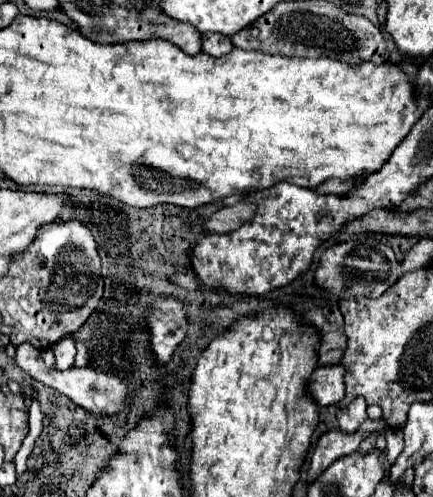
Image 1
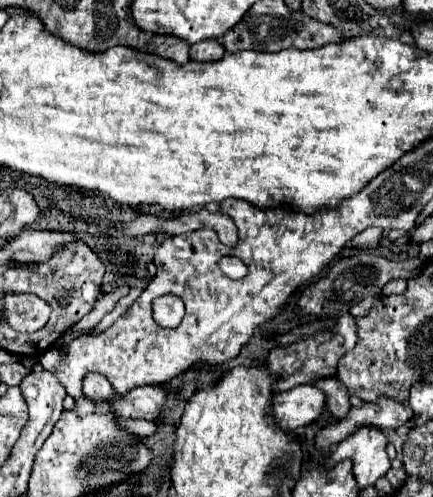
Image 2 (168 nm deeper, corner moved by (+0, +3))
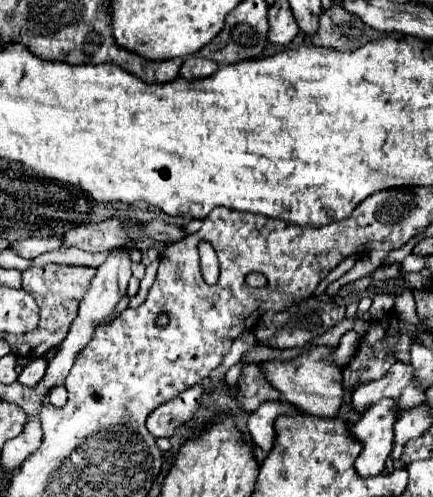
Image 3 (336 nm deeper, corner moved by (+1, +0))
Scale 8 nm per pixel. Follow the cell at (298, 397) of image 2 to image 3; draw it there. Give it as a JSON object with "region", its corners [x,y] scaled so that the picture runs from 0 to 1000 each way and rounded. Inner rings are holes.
{"region":[[[603,811],[594,827],[584,827],[570,843],[570,863],[584,883],[584,891],[607,903],[612,911],[626,907],[635,887],[635,839],[640,835],[667,835],[681,831],[681,819],[672,811]]]}

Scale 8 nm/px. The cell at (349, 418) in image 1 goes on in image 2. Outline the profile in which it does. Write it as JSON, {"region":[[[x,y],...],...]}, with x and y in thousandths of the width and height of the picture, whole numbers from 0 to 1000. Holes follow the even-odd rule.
{"region":[[[758,761],[758,765],[739,765],[739,773],[730,773],[734,781],[744,781],[753,789],[753,817],[762,825],[762,833],[776,845],[799,841],[799,833],[808,829],[813,813],[808,813],[808,793],[804,781],[794,781],[794,773],[776,761]]]}

